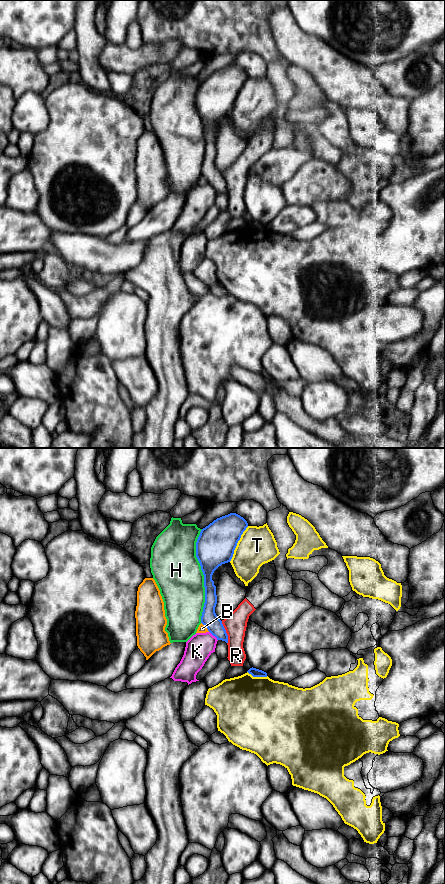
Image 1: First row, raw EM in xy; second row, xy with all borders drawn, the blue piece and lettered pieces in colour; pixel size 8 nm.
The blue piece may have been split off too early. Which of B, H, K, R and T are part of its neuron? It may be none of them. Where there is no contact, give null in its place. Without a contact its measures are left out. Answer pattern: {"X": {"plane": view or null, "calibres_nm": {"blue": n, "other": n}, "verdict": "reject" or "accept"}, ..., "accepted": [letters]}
{"B": {"plane": "xy", "calibres_nm": {"blue": 130, "other": 70}, "verdict": "reject"}, "H": {"plane": "xy", "calibres_nm": {"blue": 300, "other": 380}, "verdict": "reject"}, "K": {"plane": "xy", "calibres_nm": {"blue": 130, "other": 220}, "verdict": "reject"}, "R": {"plane": "xy", "calibres_nm": {"blue": 130, "other": 180}, "verdict": "reject"}, "T": {"plane": "xy", "calibres_nm": {"blue": 300, "other": 300}, "verdict": "reject"}, "accepted": []}

